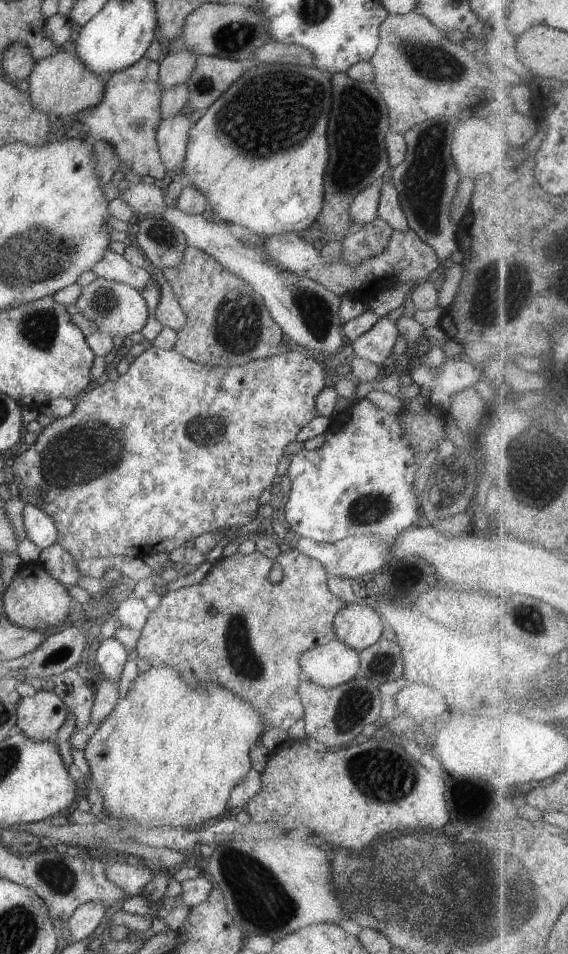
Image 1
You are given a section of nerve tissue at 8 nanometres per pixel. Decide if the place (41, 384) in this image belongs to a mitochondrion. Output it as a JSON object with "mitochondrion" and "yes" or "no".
{"mitochondrion":"no"}

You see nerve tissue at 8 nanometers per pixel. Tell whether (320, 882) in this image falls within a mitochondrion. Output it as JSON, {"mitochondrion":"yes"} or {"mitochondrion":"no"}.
{"mitochondrion":"yes"}

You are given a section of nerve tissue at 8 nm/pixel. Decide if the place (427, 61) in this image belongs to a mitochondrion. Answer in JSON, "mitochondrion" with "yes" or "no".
{"mitochondrion":"yes"}

